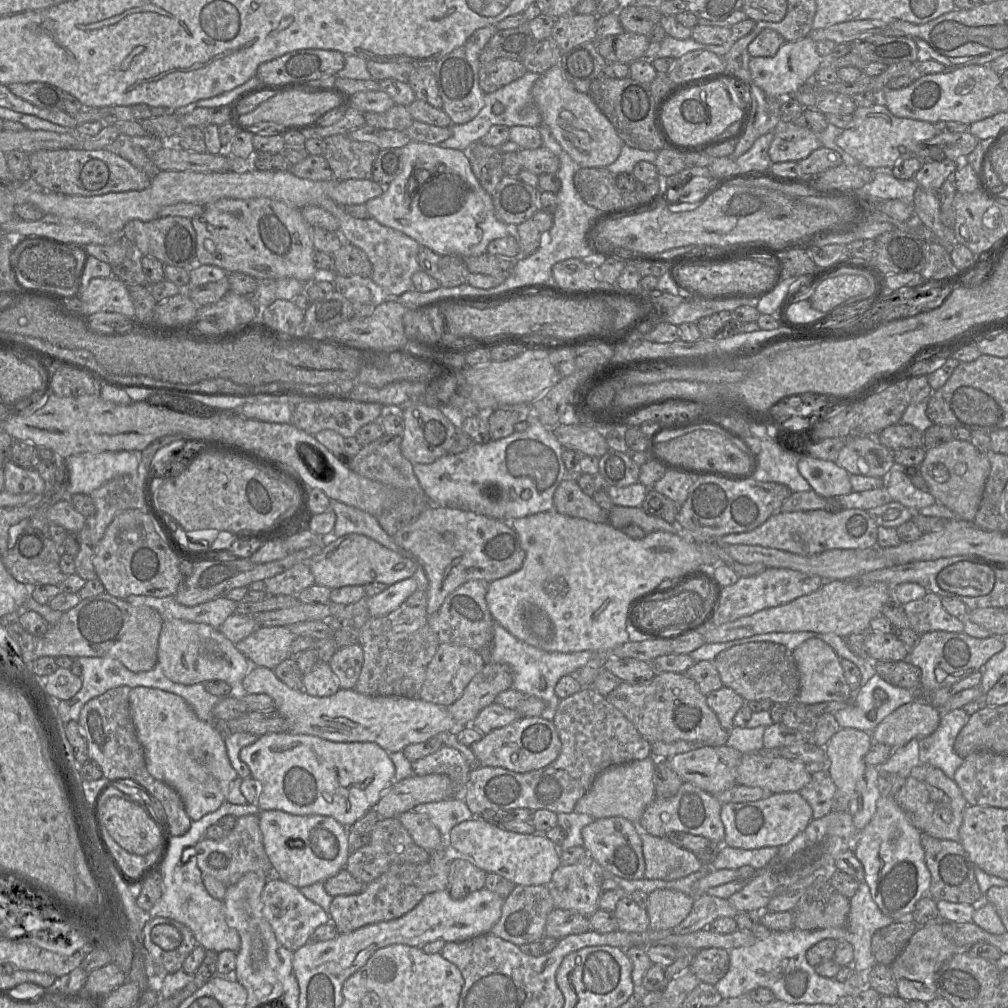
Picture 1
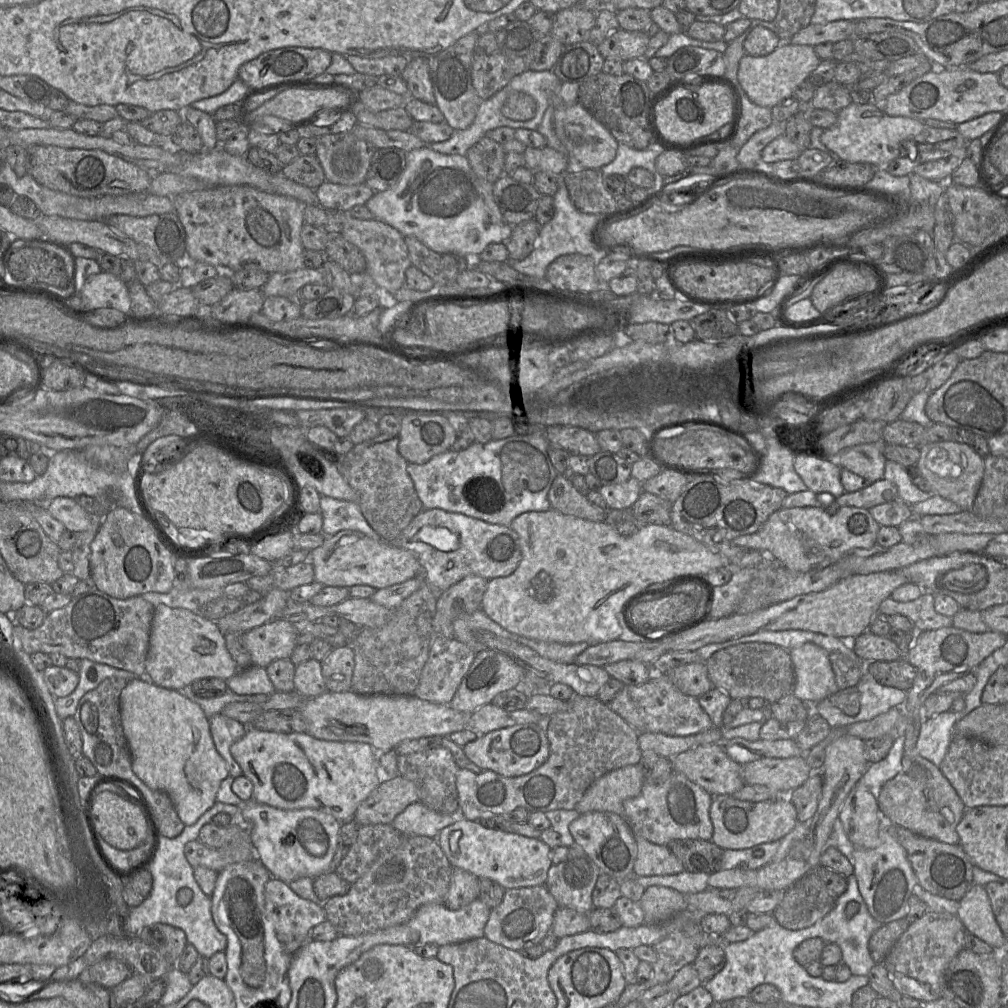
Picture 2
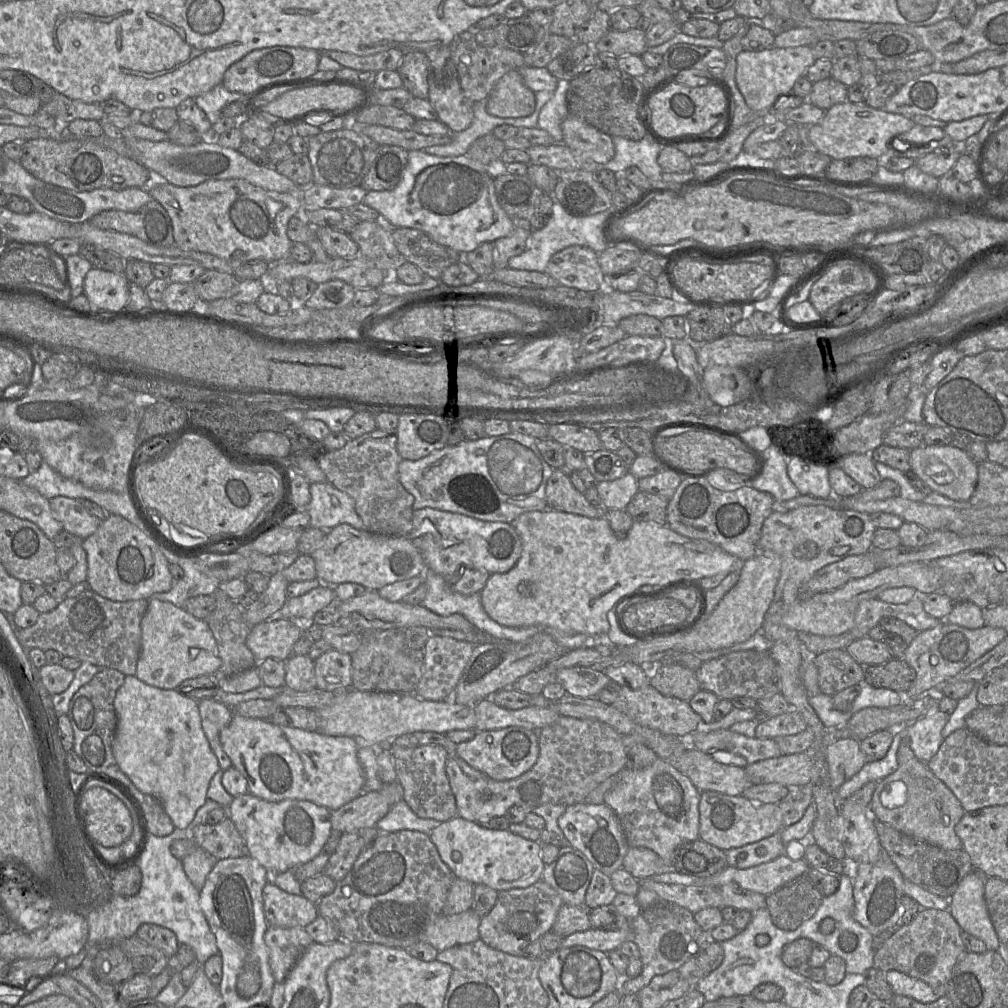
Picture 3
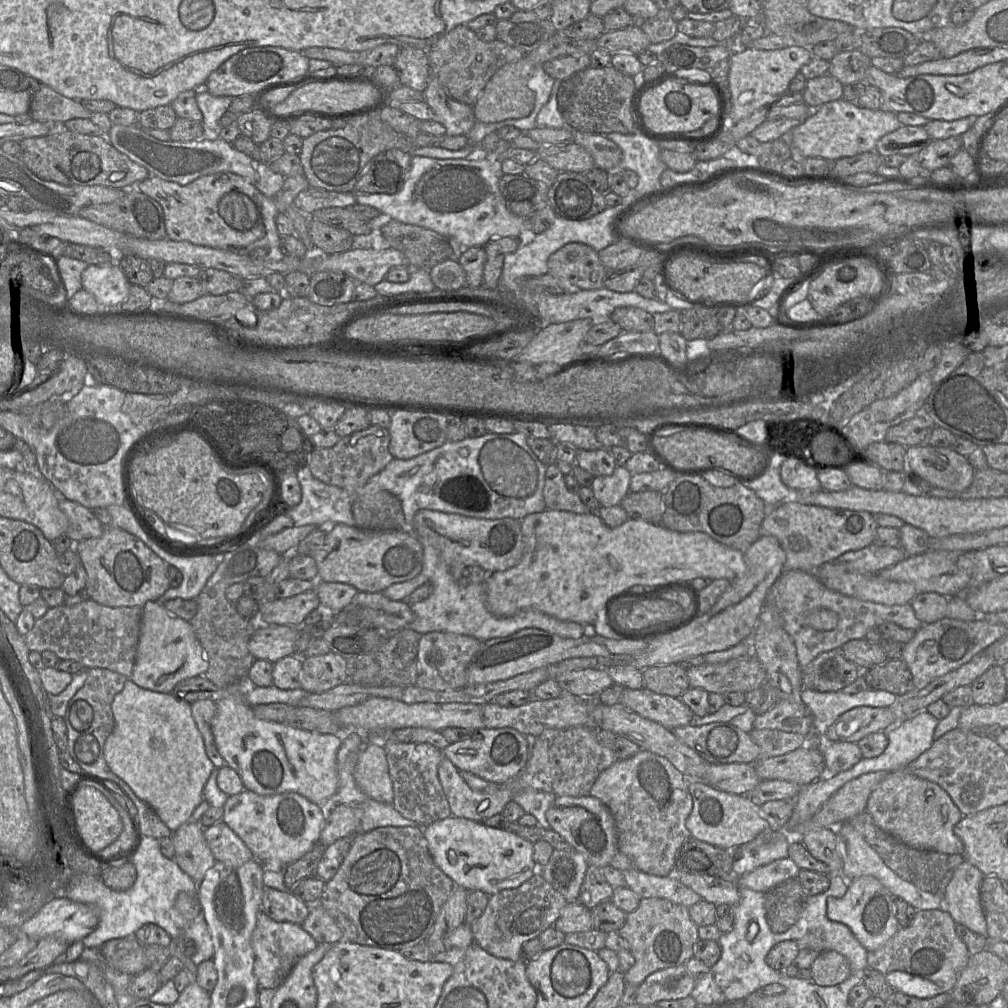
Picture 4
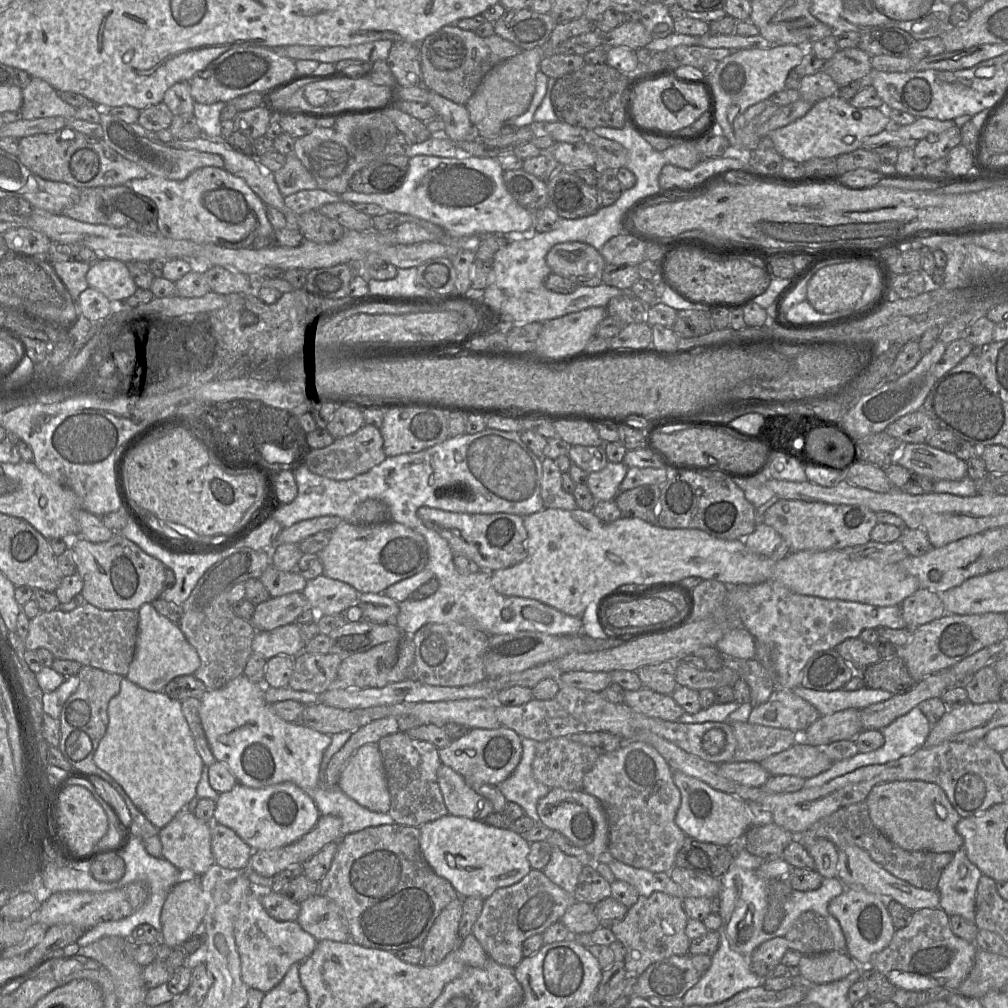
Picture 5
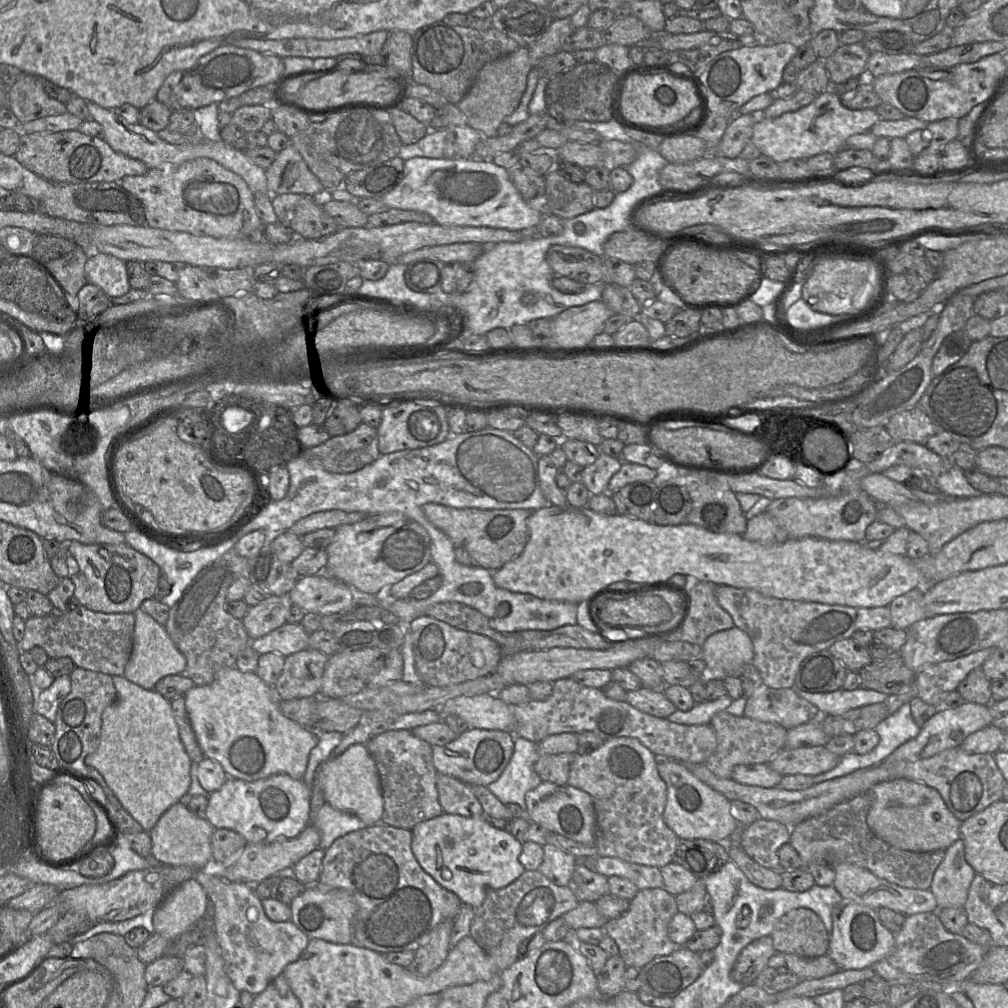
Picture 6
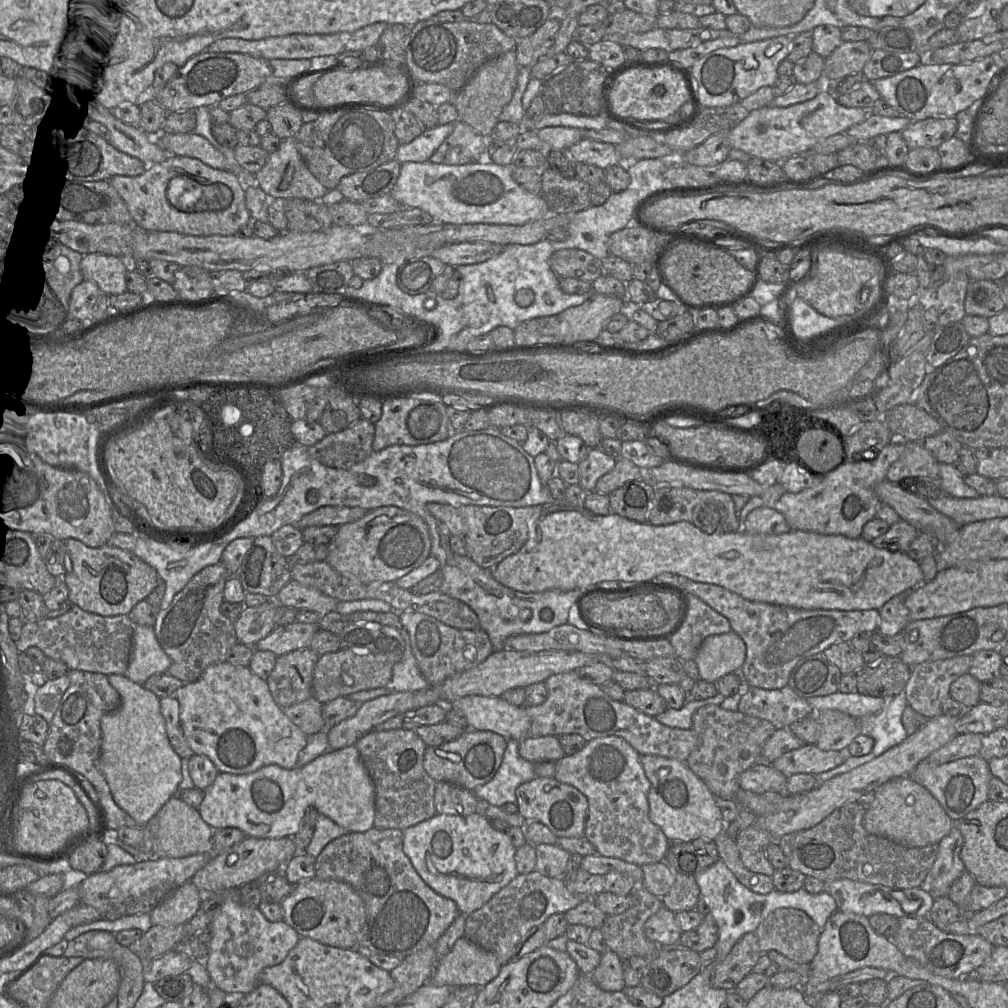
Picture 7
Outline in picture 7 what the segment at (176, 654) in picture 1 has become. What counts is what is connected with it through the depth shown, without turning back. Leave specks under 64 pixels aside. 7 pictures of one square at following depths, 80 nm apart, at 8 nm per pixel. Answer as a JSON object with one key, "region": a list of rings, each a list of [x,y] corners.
{"region":[[[134,625],[129,664],[124,674],[142,685],[155,674],[166,673],[170,657],[160,646],[152,626]]]}

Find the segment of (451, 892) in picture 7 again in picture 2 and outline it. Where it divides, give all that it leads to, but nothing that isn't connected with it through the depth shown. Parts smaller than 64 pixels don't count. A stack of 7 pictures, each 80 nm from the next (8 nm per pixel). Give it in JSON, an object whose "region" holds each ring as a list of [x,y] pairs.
{"region":[[[457,821],[443,828],[433,839],[453,868],[463,869],[478,878],[491,879],[506,890],[545,884],[547,872],[552,865],[552,848],[541,839],[486,828],[477,821]]]}

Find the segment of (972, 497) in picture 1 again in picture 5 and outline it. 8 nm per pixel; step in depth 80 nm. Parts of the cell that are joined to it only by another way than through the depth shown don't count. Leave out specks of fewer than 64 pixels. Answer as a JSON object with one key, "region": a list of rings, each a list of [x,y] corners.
{"region":[[[927,443],[903,444],[893,463],[905,467],[911,474],[924,475],[935,481],[956,481],[967,476],[966,461]]]}

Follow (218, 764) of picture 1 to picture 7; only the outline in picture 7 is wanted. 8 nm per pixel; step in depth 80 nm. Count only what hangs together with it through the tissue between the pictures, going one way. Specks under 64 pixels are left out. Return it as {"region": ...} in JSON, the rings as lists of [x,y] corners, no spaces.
{"region":[[[107,675],[121,697],[120,706],[101,717],[102,743],[98,759],[115,803],[144,827],[176,794],[182,780],[181,757],[171,746],[160,698],[124,675]]]}

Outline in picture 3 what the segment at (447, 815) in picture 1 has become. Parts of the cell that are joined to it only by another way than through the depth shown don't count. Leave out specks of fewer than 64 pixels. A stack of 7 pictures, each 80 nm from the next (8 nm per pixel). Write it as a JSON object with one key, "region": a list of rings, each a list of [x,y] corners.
{"region":[[[401,800],[394,804],[388,813],[380,819],[376,827],[380,831],[397,832],[401,830],[414,830],[429,834],[440,825],[440,821],[418,817],[410,807]]]}

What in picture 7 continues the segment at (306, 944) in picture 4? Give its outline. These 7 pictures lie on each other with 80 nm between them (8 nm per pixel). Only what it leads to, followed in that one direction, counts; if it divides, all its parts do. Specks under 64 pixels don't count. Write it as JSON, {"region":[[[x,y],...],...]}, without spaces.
{"region":[[[239,889],[214,895],[221,895],[222,903],[211,922],[213,938],[205,961],[206,969],[221,990],[230,996],[244,996],[258,986],[260,973],[265,968],[285,960],[300,935],[286,922],[269,922],[257,907],[243,905]]]}

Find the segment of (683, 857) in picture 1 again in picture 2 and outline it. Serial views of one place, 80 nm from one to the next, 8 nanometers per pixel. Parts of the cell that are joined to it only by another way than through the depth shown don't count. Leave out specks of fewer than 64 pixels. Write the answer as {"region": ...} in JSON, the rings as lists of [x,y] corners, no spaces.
{"region":[[[635,837],[637,857],[634,863],[634,876],[664,876],[684,871],[680,860],[667,846],[653,844],[642,837]]]}

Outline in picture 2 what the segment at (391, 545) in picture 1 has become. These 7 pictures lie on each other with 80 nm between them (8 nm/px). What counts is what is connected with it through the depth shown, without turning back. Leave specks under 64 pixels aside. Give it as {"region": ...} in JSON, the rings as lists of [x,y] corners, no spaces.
{"region":[[[321,496],[320,513],[323,517],[322,533],[325,537],[333,536],[341,530],[353,530],[373,540],[387,542],[368,524],[356,502]]]}

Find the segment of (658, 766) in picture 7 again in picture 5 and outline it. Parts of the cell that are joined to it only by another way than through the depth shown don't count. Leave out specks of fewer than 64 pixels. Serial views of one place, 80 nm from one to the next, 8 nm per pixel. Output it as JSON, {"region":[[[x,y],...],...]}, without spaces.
{"region":[[[673,771],[673,780],[681,794],[681,803],[675,823],[687,837],[728,846],[745,835],[751,827],[750,810],[748,803],[744,800],[715,790],[703,781],[679,771]]]}

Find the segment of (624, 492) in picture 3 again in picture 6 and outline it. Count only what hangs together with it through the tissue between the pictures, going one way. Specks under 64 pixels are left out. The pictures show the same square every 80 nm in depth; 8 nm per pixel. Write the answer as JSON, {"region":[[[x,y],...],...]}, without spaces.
{"region":[[[600,453],[593,464],[583,468],[582,483],[591,495],[607,492],[608,483],[612,476],[620,470],[622,462],[622,459]]]}

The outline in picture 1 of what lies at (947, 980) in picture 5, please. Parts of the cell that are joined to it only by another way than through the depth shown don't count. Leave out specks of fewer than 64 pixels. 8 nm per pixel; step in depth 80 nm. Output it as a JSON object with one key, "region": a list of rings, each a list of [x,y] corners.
{"region":[[[938,919],[936,921],[928,922],[924,925],[919,926],[909,939],[903,951],[890,965],[891,972],[896,982],[896,995],[905,999],[906,1001],[931,1001],[938,997],[935,985],[935,978],[937,972],[942,967],[942,965],[946,961],[948,961],[953,955],[955,955],[961,950],[967,950],[958,948],[956,944],[943,933],[943,922],[945,921]]]}

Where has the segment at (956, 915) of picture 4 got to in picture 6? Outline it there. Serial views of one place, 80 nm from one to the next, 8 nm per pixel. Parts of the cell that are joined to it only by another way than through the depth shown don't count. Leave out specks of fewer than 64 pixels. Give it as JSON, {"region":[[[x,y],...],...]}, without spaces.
{"region":[[[959,838],[945,850],[945,857],[936,869],[929,889],[936,897],[938,908],[963,909],[975,875],[975,870],[965,859],[963,840]]]}

